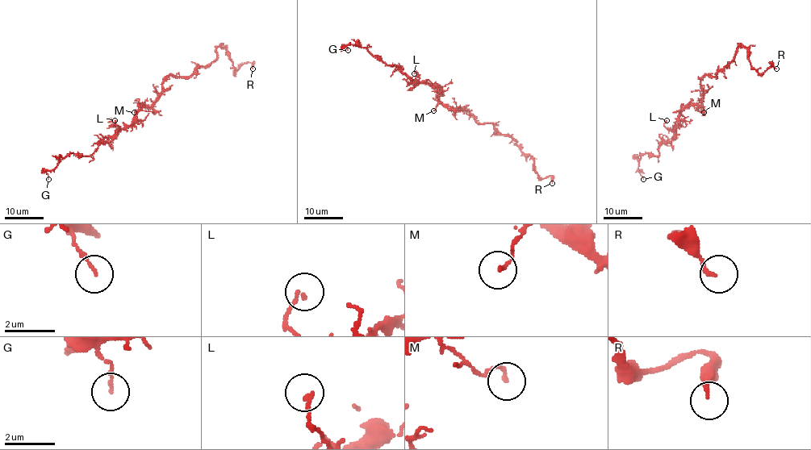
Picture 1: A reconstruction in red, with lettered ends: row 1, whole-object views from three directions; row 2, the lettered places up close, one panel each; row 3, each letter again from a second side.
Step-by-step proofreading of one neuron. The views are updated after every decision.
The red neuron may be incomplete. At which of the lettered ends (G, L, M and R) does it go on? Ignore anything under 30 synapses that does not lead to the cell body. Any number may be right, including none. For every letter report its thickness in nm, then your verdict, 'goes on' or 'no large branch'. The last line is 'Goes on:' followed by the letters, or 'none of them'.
G: calibre 100 nm; no large branch
L: calibre 130 nm; no large branch
M: calibre 130 nm; no large branch
R: calibre 140 nm; no large branch
Goes on: none of them

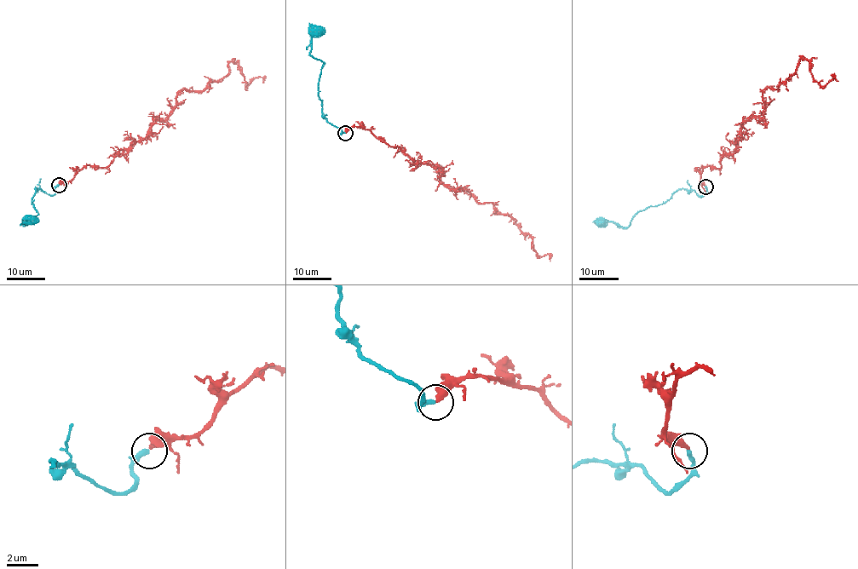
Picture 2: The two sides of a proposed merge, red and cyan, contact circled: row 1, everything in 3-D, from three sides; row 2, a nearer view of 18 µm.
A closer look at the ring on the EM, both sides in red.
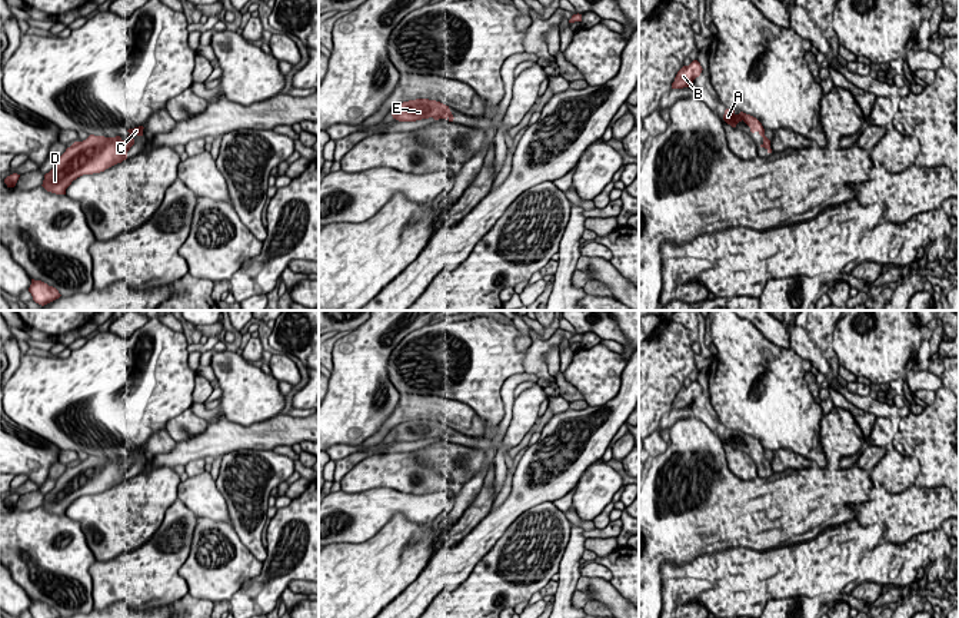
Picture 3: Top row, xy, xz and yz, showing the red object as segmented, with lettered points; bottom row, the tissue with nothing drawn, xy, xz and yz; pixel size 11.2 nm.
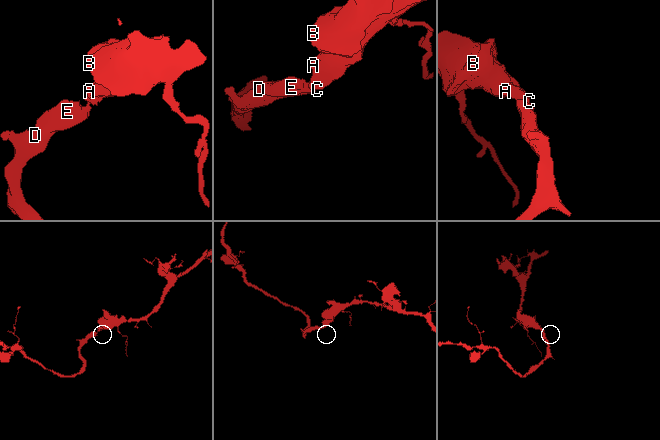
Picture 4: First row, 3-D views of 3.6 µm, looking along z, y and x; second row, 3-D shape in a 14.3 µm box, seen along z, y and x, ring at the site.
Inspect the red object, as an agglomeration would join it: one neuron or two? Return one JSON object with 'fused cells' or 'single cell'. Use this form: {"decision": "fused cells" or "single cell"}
{"decision": "single cell"}

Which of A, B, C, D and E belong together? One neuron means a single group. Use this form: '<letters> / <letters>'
A B C D E

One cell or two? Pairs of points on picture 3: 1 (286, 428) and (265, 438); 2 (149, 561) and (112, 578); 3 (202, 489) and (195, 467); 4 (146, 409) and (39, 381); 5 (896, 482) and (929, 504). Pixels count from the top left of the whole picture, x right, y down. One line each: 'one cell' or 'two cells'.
1: one cell
2: one cell
3: two cells
4: one cell
5: two cells

